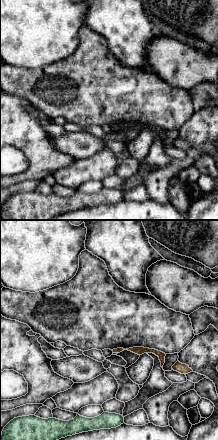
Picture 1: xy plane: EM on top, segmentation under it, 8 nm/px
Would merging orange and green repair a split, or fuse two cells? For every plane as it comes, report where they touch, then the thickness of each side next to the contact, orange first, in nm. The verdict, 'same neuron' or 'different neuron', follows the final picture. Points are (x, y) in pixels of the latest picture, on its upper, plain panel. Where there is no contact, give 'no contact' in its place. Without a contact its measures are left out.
contact (115, 128); calibres 50 and 20 nm

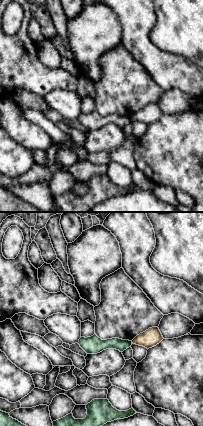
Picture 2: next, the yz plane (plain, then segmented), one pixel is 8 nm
no contact

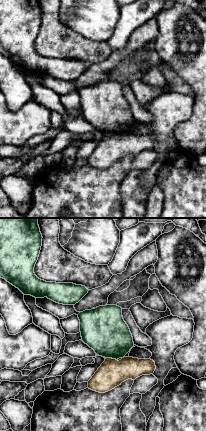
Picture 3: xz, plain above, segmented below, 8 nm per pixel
contact (111, 134); calibres 220 and 360 nm

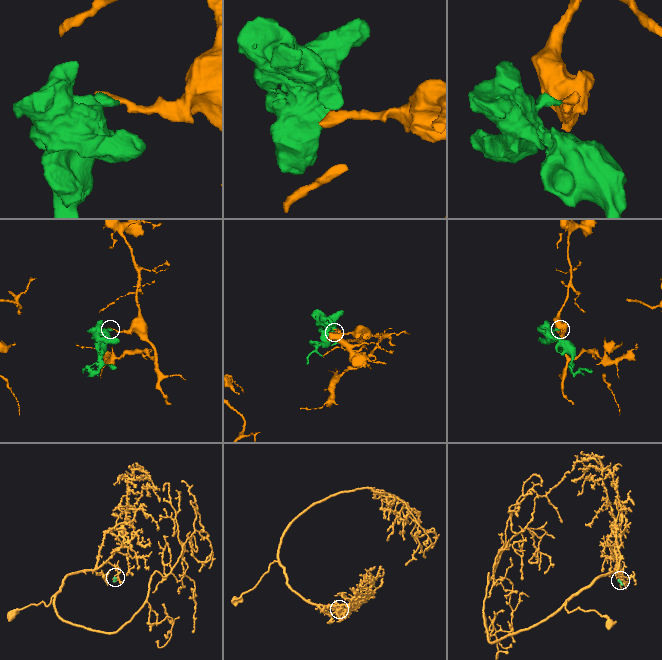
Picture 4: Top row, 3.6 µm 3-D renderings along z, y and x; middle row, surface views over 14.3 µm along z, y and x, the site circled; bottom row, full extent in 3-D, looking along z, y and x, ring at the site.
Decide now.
different neuron

